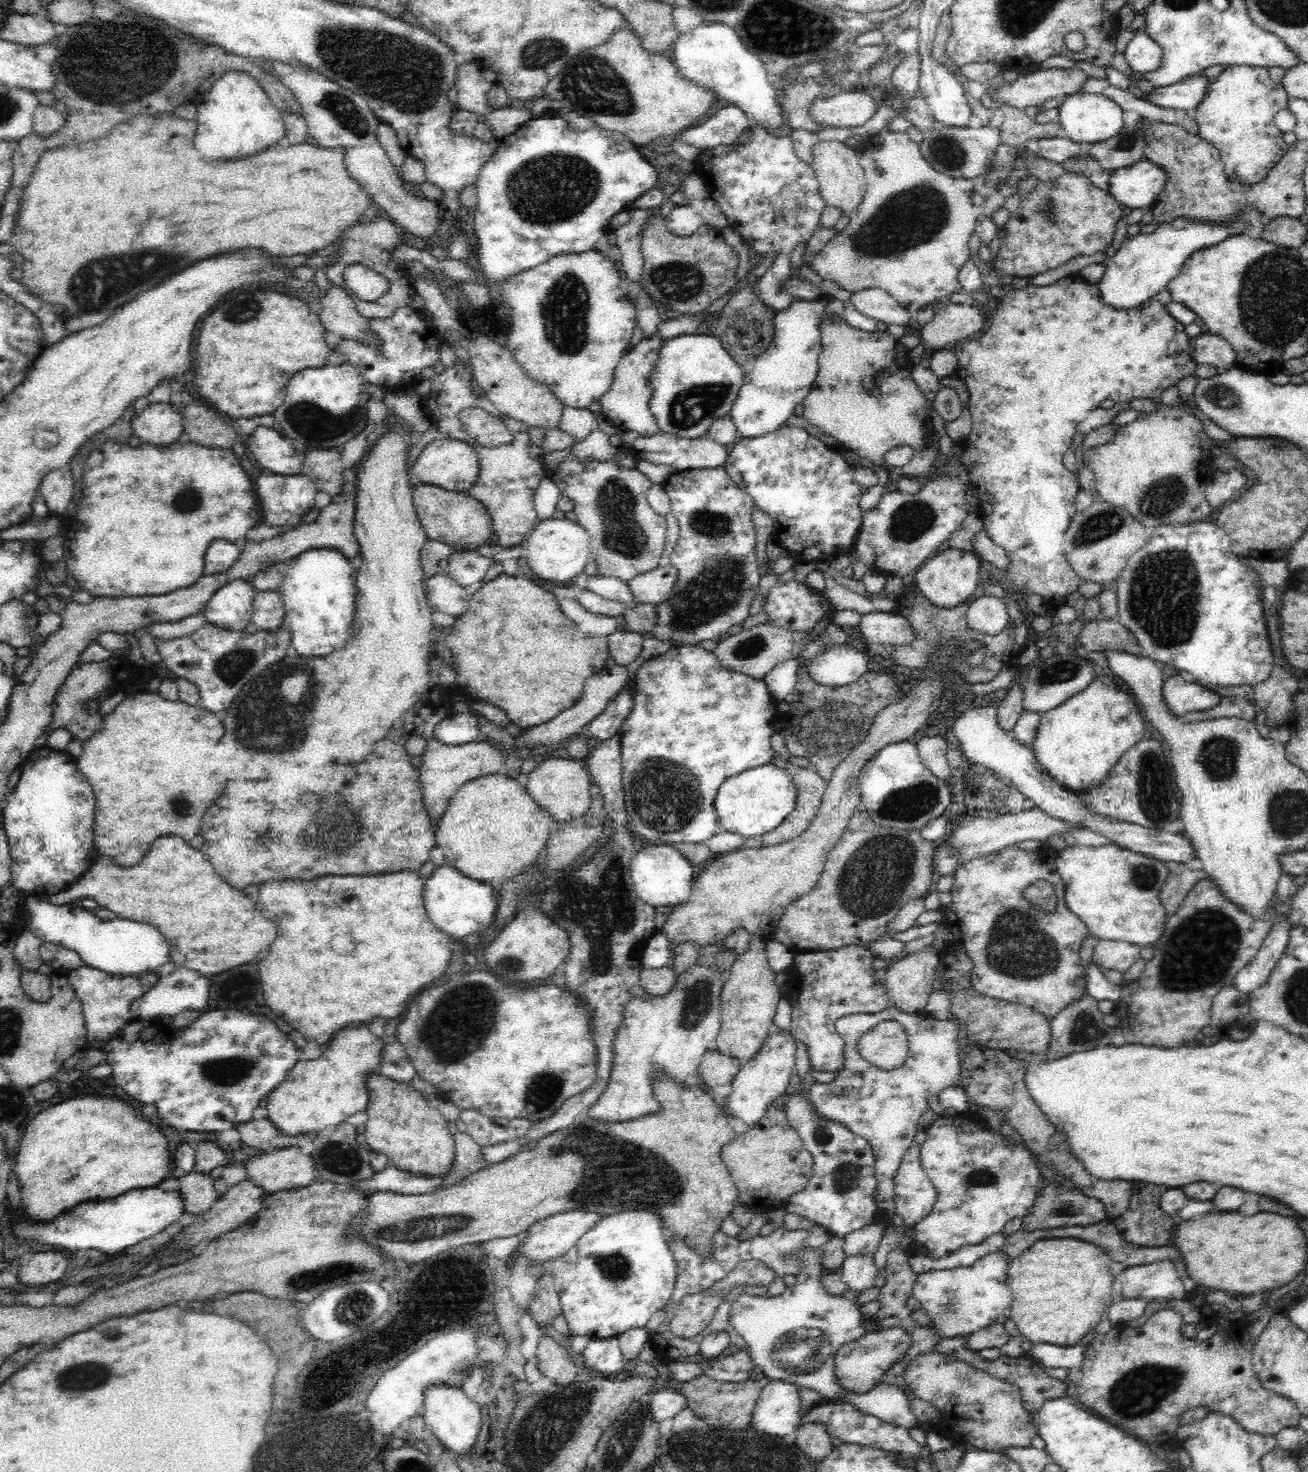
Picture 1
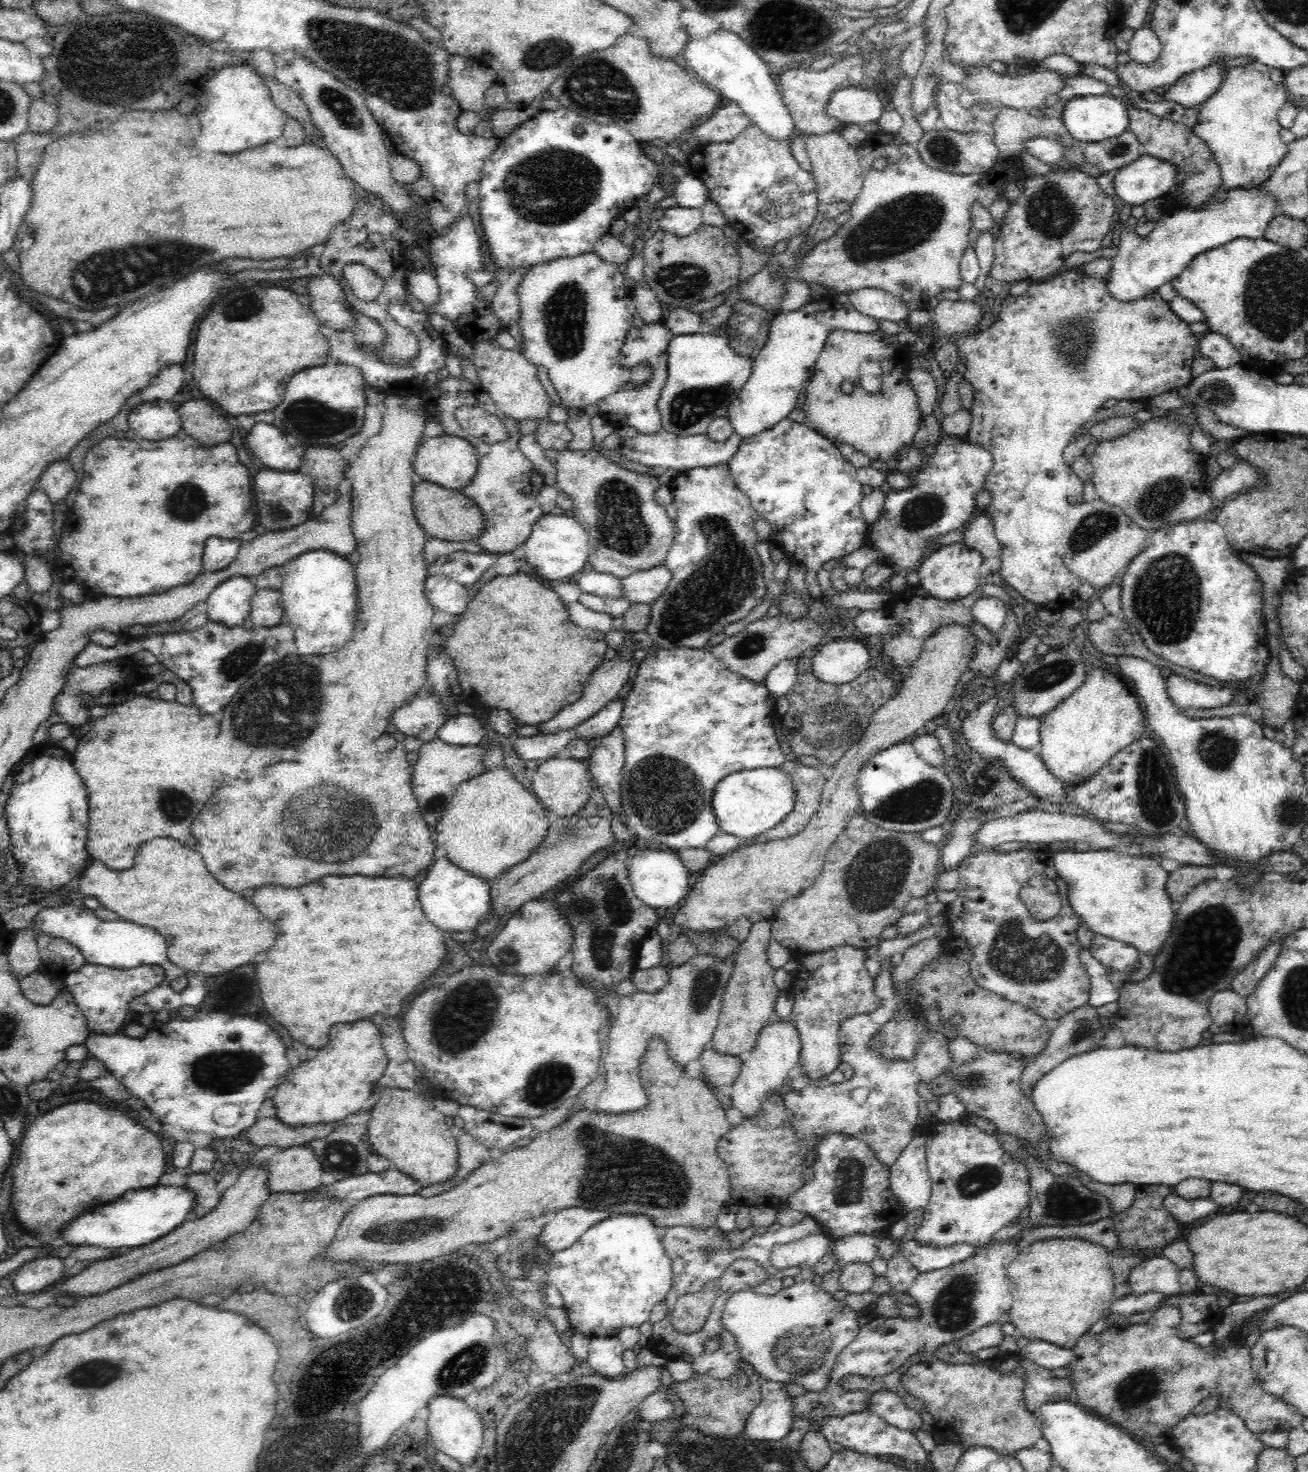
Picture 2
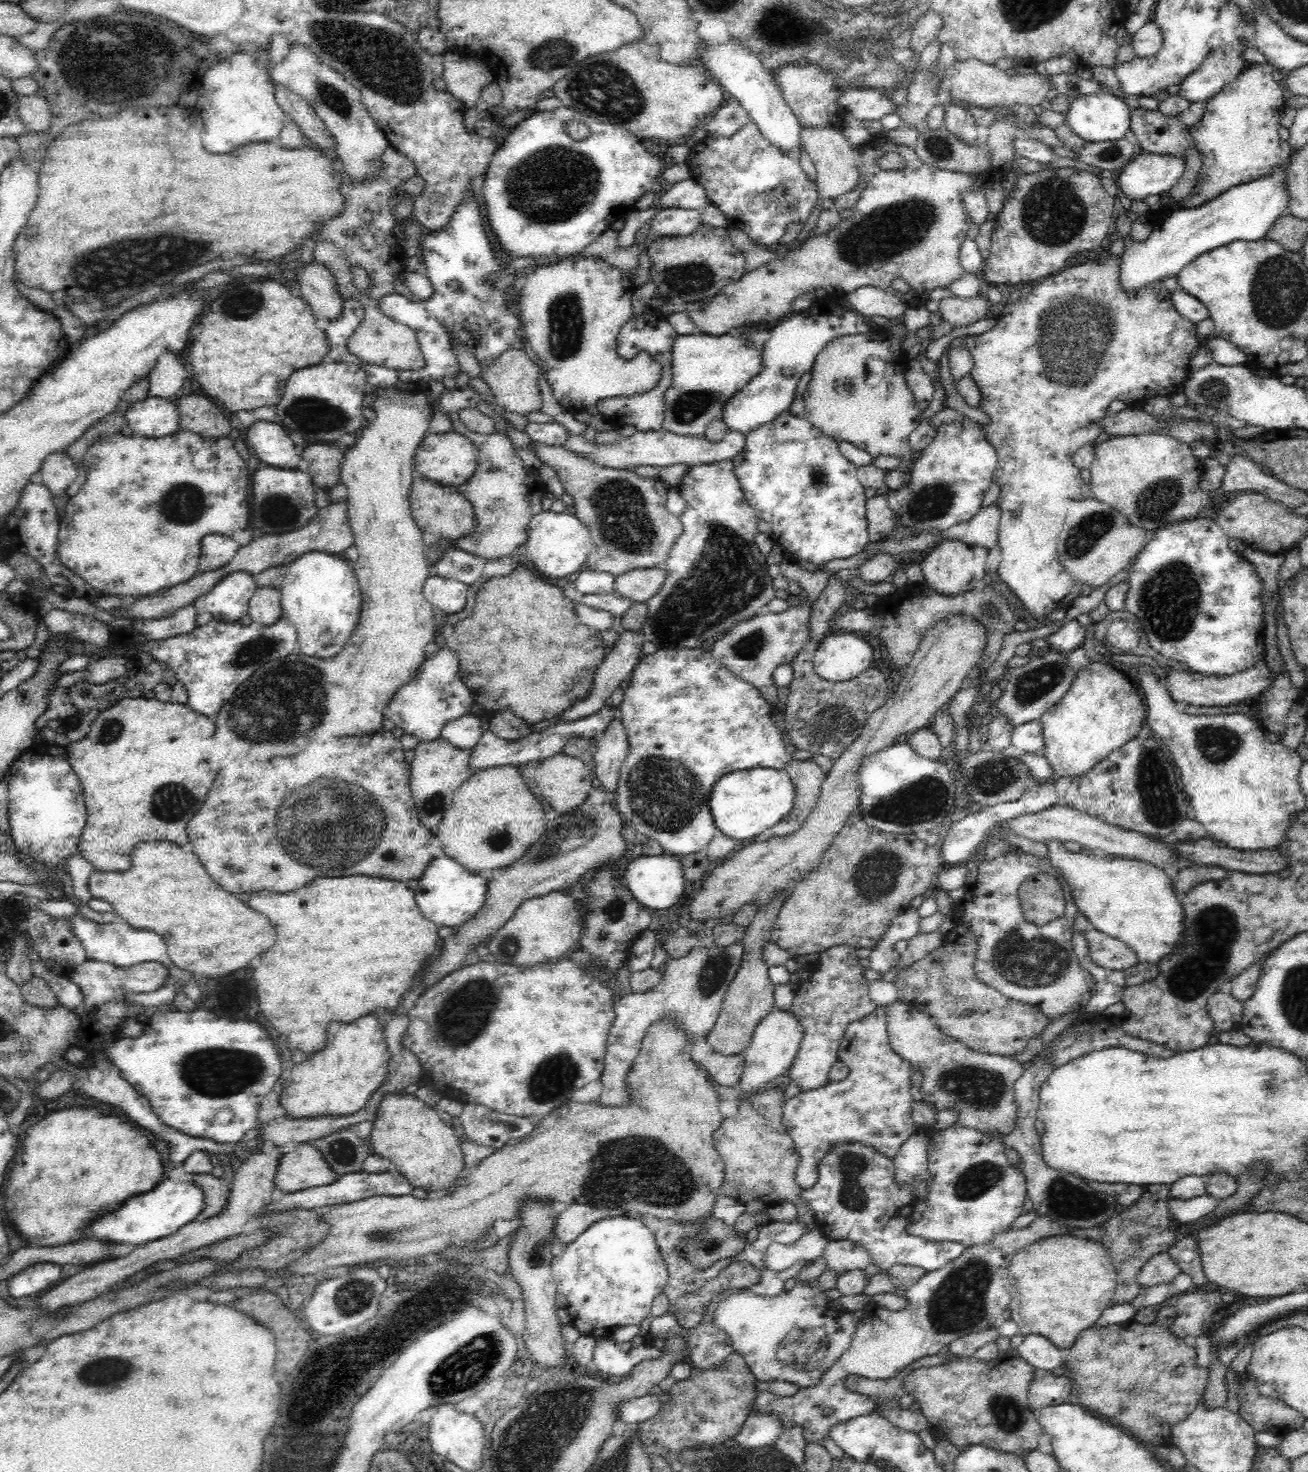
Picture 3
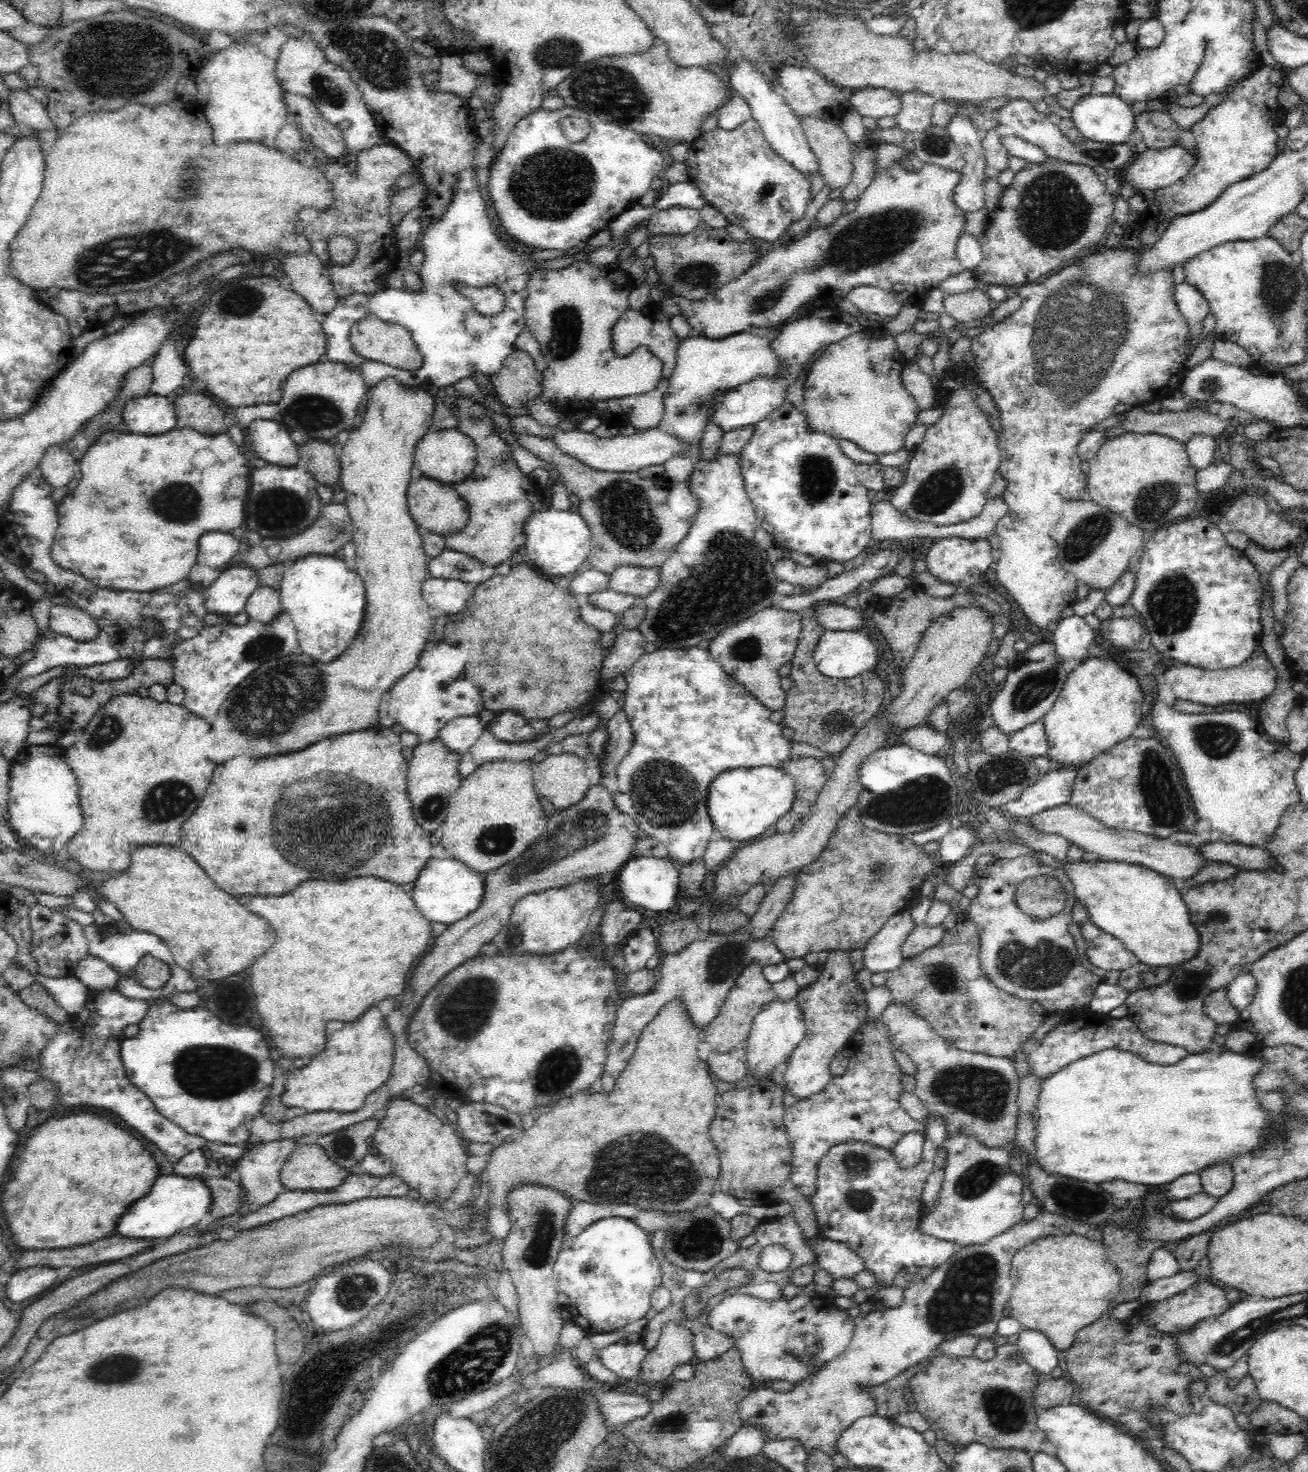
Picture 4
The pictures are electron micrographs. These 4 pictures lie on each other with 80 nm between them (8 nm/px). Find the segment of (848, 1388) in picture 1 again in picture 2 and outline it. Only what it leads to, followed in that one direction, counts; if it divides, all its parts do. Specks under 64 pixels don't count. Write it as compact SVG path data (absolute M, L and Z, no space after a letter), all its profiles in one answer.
M1014 1238L1004 1240L1000 1243L987 1244L986 1248L980 1248L975 1255L960 1261L959 1263L948 1265L946 1268L932 1270L930 1272L919 1273L912 1286L906 1292L906 1300L918 1305L922 1310L922 1314L918 1319L886 1319L880 1316L863 1320L859 1329L860 1332L856 1338L844 1347L844 1350L838 1354L836 1364L831 1372L832 1378L824 1392L808 1391L806 1396L794 1397L794 1417L796 1419L804 1418L806 1420L821 1420L829 1416L844 1417L851 1413L865 1411L871 1394L864 1389L848 1391L843 1388L843 1381L851 1376L860 1376L861 1378L870 1378L874 1380L876 1377L888 1375L892 1370L896 1370L898 1366L902 1366L906 1362L908 1356L912 1356L914 1352L925 1350L936 1350L941 1344L948 1344L960 1340L965 1336L976 1332L979 1328L994 1324L1000 1320L1002 1314L1006 1314L1010 1310L1013 1303L1013 1296L1010 1292L1010 1281L1008 1280L1008 1265L1018 1256L1016 1251L1016 1242Z

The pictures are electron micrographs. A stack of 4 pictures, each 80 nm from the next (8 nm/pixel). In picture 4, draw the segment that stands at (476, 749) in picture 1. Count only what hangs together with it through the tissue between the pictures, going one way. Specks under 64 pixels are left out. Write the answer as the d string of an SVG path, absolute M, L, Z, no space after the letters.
M439 737L424 744L418 742L413 749L407 770L407 791L413 804L413 815L424 830L435 836L446 818L452 795L465 778L458 770L463 754L450 751Z

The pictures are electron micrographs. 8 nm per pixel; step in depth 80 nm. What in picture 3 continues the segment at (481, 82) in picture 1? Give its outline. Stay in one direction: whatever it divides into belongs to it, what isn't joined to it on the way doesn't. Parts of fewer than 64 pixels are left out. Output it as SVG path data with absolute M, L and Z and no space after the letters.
M448 50L444 54L443 79L447 93L456 97L465 110L475 108L482 90L496 81L496 74L482 60Z

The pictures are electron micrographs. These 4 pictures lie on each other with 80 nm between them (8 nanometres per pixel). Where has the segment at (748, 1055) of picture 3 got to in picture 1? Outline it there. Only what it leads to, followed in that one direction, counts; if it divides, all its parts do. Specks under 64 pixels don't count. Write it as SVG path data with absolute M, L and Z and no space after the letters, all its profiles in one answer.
M774 1030L750 1060L744 1061L738 1074L731 1082L732 1090L726 1098L726 1111L730 1116L739 1118L748 1127L759 1121L776 1100L786 1098L786 1092L795 1084L795 1039L790 1033Z

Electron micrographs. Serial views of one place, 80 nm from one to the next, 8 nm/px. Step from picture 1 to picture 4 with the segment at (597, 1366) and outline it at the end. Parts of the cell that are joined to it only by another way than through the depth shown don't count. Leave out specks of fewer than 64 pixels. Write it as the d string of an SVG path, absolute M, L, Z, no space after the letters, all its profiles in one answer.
M620 1341L600 1347L596 1358L619 1379L639 1382L640 1362L650 1352L642 1342L621 1344Z

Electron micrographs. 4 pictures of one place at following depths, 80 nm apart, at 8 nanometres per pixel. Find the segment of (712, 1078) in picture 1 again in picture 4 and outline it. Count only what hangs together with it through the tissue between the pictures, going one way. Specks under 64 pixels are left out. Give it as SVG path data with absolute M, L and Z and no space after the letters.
M740 1045L727 1053L712 1051L706 1063L718 1080L739 1085L747 1077L746 1050L746 1045Z

